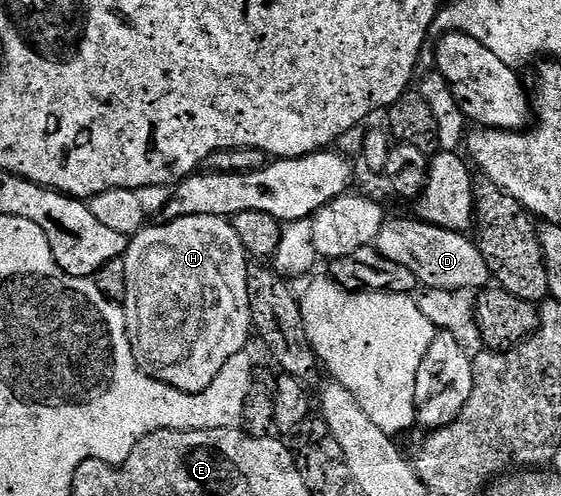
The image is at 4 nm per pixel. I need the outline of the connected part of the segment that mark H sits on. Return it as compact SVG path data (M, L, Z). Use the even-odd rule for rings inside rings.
M187 216L186 218L176 218L174 222L162 221L160 225L146 225L145 229L139 231L138 234L132 235L129 247L125 249L123 255L127 268L127 292L123 299L127 336L131 340L131 352L139 364L139 368L148 378L154 378L156 382L182 390L184 394L198 394L211 388L211 384L217 379L219 372L223 372L223 368L227 364L227 360L231 360L231 356L235 356L250 345L248 343L249 334L251 338L254 333L253 317L247 296L247 272L251 259L245 253L243 244L239 244L239 236L235 236L235 228L230 219L215 216Z

